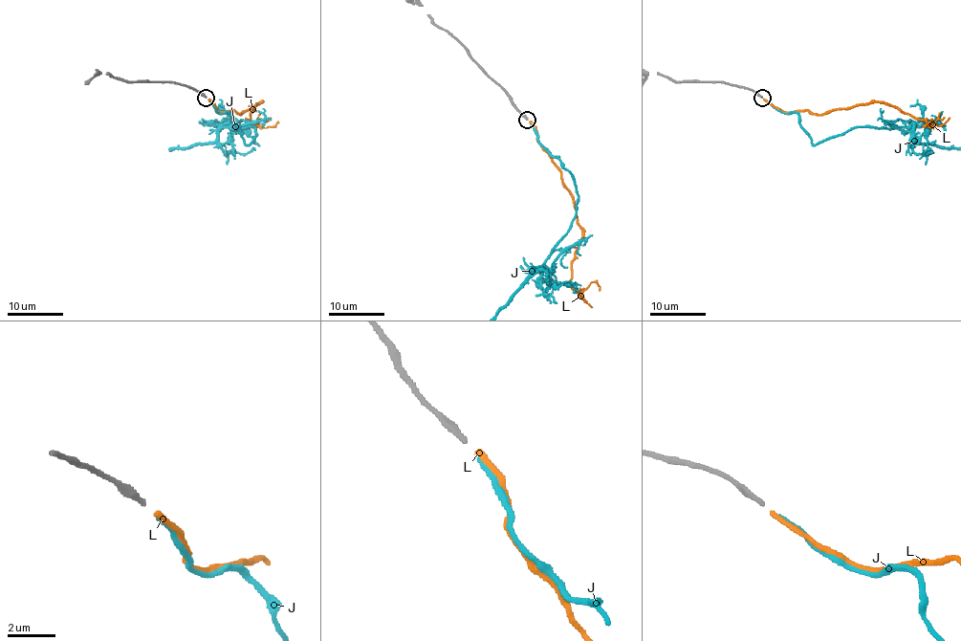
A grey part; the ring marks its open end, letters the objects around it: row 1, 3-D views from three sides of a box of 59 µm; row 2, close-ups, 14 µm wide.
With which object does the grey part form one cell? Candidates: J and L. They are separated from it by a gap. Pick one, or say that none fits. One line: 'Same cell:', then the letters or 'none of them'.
Same cell: L

